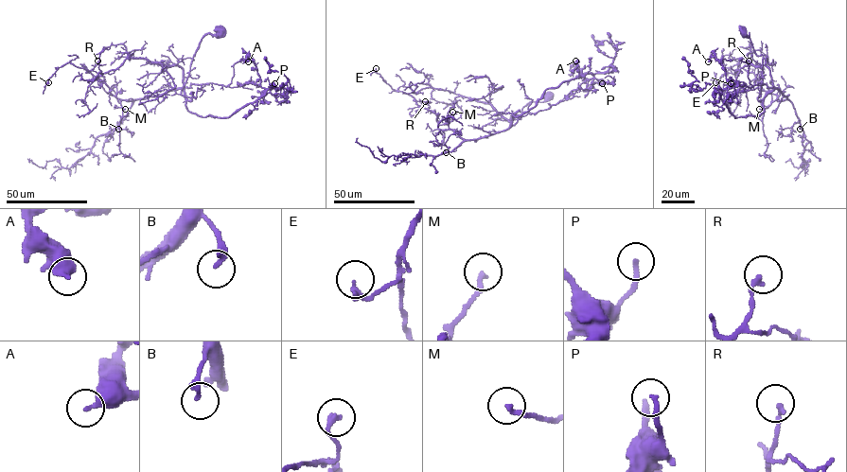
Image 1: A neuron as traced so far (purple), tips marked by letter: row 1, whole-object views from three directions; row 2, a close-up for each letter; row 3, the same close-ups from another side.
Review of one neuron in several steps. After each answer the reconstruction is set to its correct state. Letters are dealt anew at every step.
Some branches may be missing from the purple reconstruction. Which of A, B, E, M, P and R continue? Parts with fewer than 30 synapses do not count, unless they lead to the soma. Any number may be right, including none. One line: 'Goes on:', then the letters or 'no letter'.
Goes on: no letter

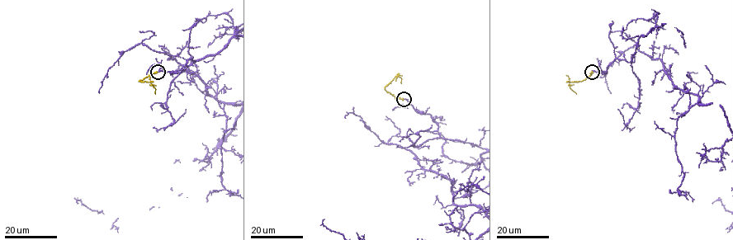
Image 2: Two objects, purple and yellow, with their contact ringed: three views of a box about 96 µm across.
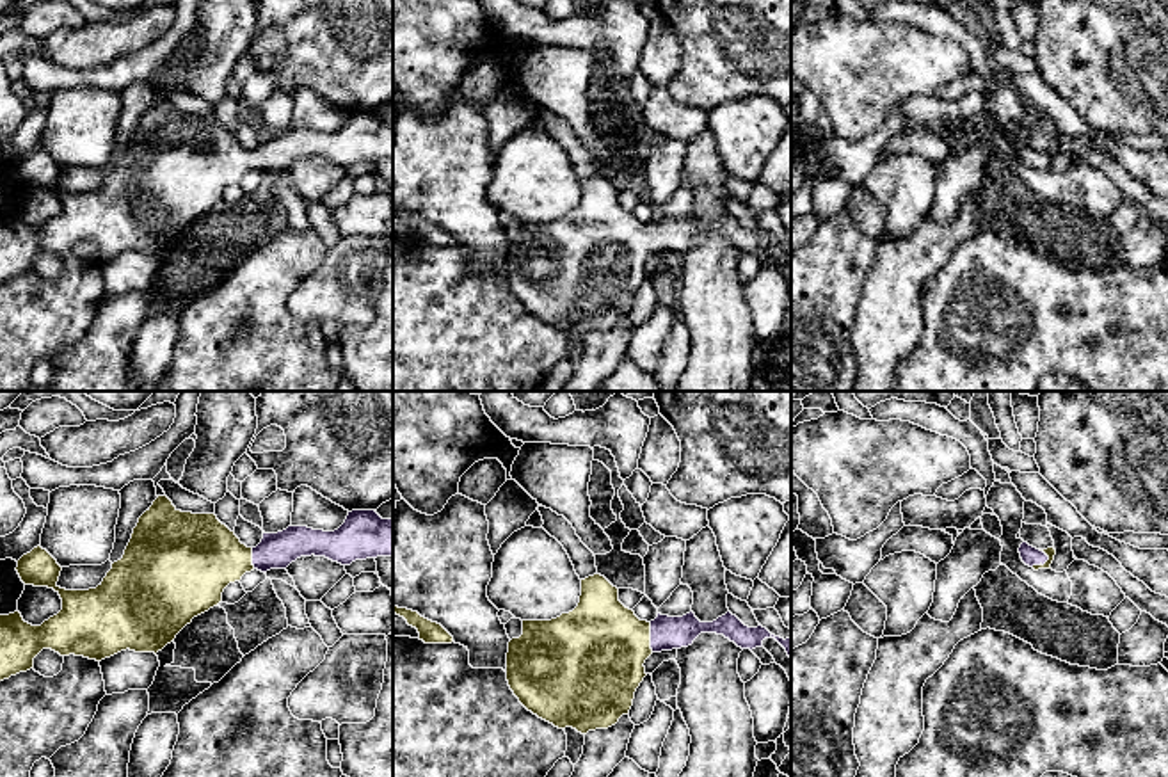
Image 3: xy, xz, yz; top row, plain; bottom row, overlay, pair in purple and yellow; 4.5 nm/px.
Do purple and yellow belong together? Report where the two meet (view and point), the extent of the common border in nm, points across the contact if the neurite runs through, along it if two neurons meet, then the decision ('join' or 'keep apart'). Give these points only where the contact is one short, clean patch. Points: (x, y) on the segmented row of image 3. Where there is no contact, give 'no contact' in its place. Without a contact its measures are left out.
contact xz (651, 637); length 140 nm; join

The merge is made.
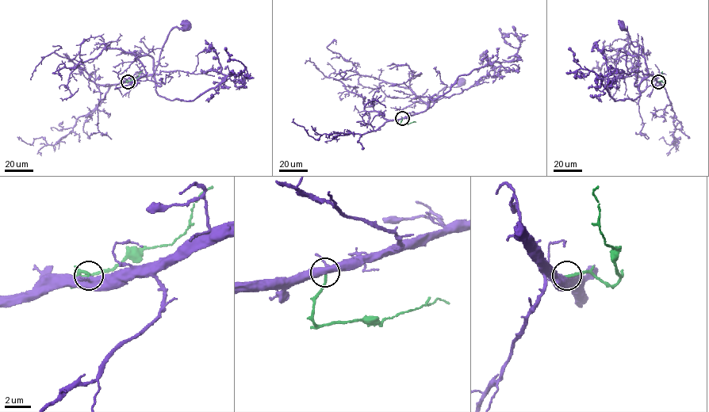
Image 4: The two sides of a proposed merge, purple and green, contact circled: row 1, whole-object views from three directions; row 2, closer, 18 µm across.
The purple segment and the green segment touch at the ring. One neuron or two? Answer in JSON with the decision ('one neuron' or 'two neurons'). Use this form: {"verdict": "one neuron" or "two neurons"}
{"verdict": "two neurons"}

